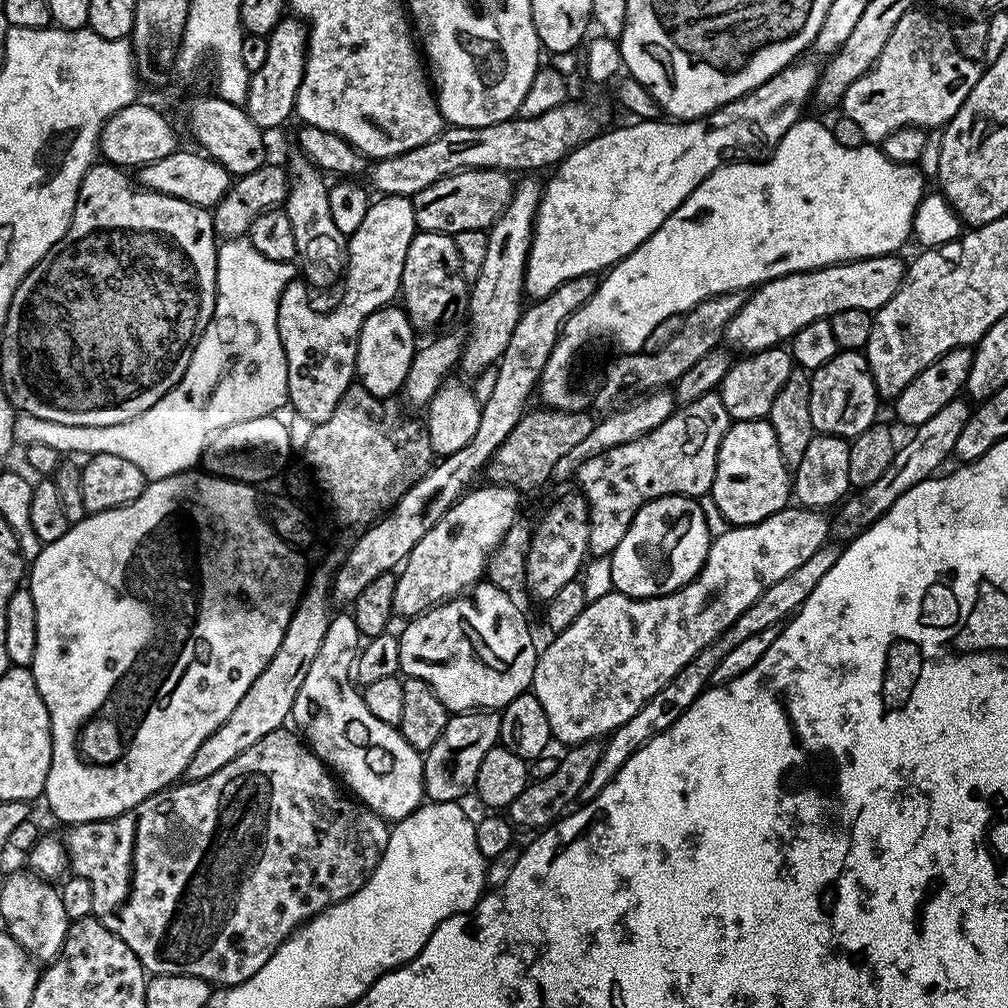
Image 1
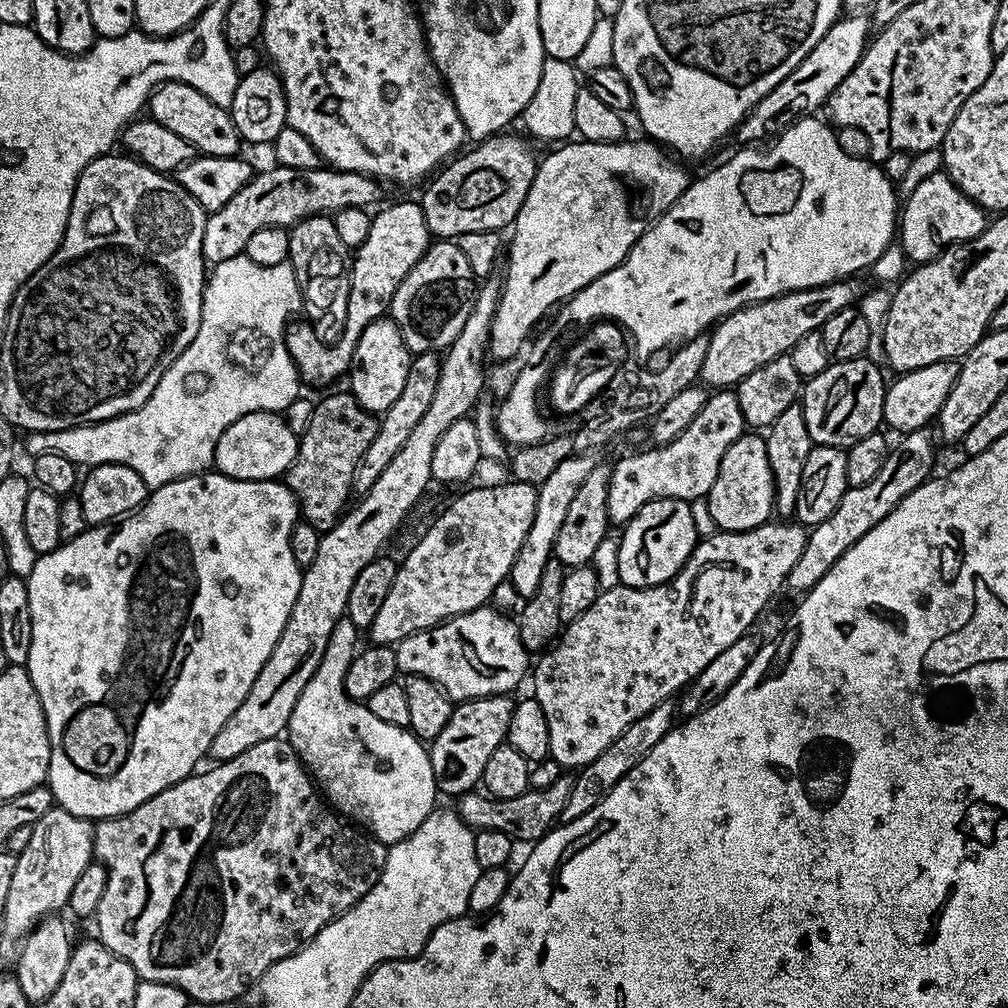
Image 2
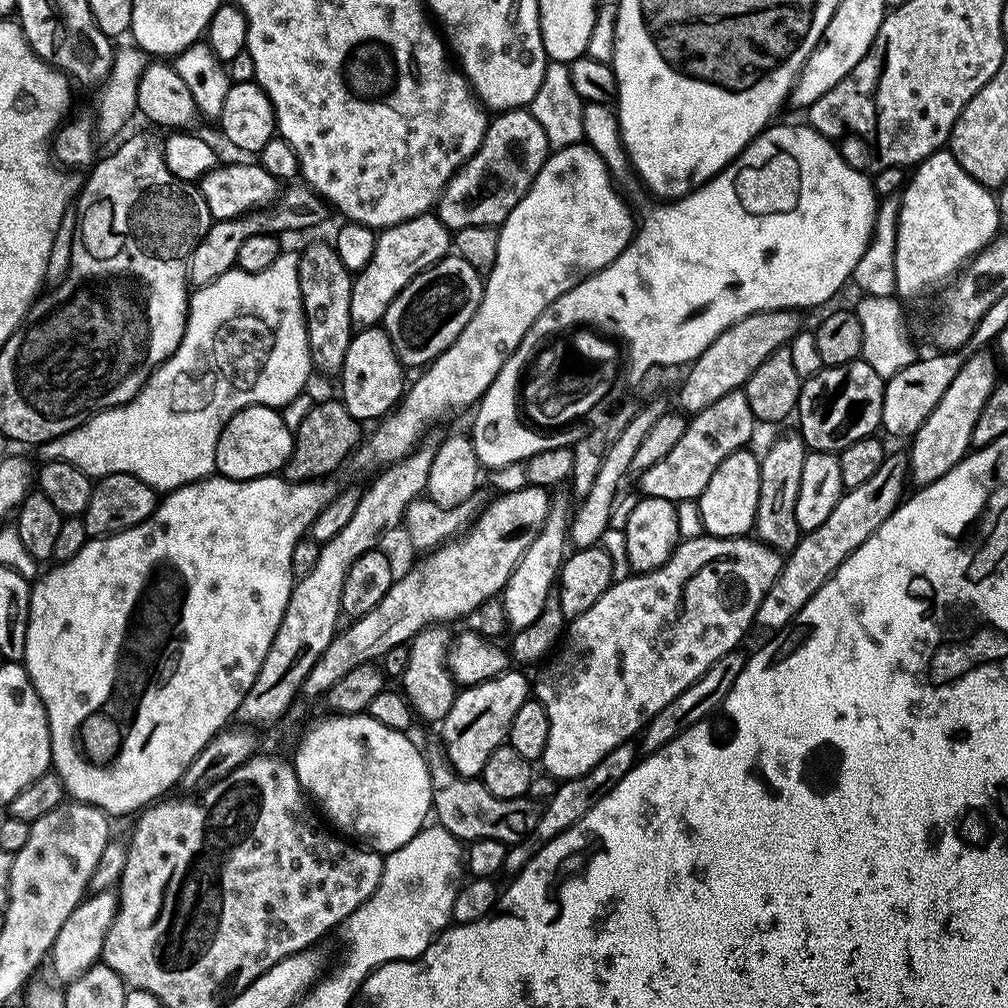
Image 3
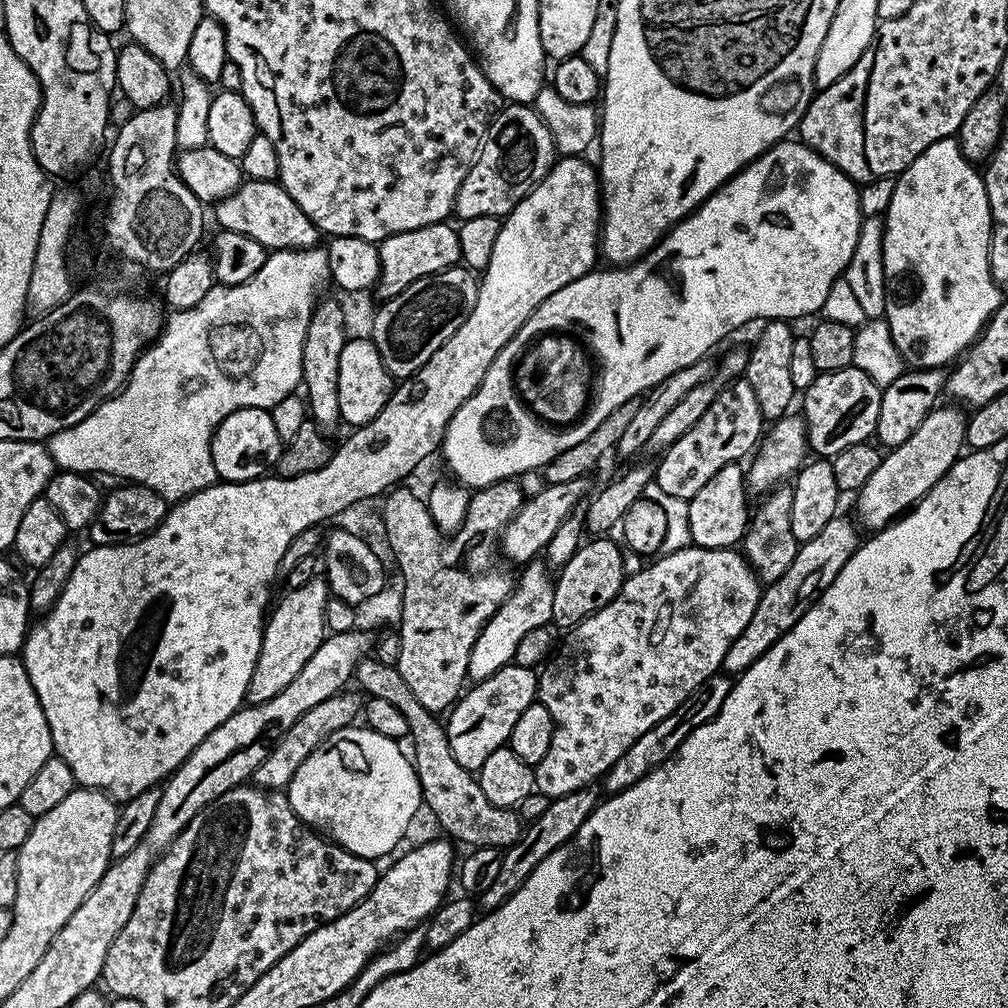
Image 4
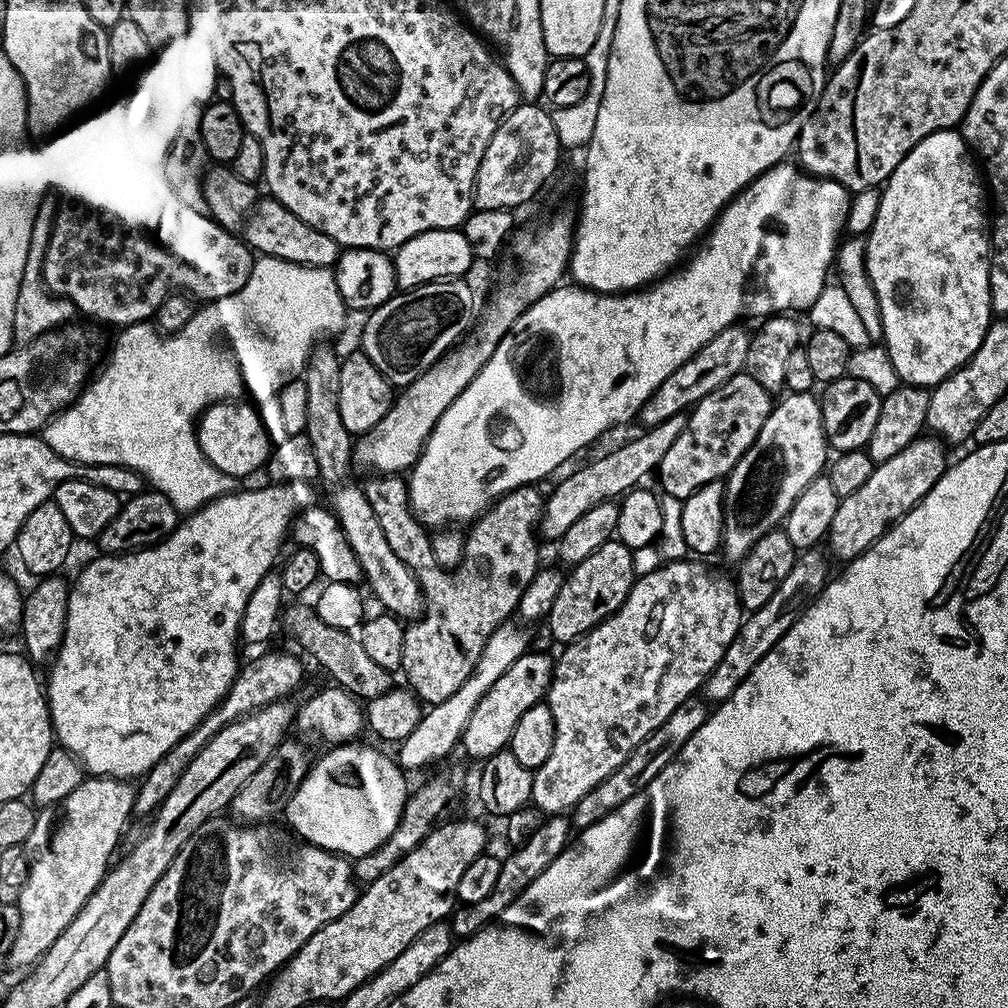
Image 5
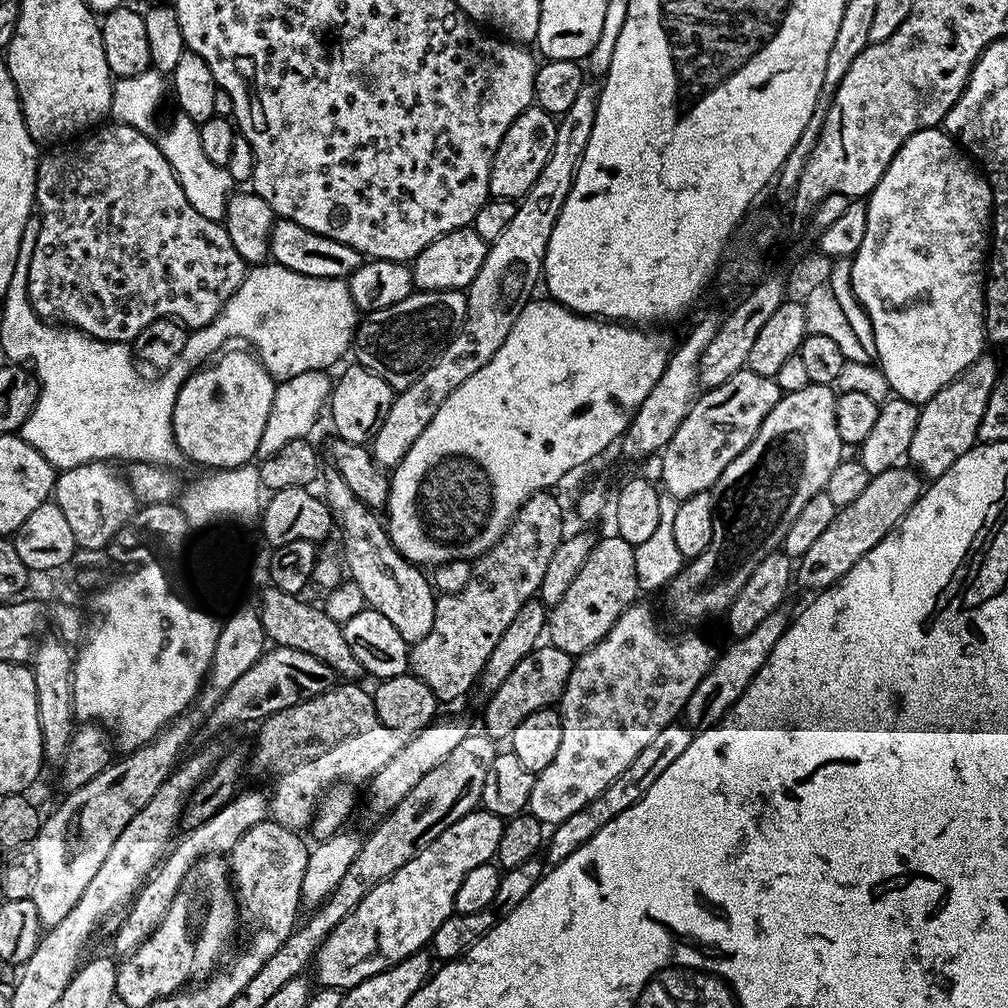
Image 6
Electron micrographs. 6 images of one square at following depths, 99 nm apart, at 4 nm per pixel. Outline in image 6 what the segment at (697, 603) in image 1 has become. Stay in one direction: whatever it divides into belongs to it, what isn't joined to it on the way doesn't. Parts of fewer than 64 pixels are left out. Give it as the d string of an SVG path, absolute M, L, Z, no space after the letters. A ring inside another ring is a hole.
M643 602L631 604L614 622L614 626L590 650L572 661L572 673L558 701L562 722L562 742L558 754L546 770L536 773L534 790L530 790L527 811L546 826L562 823L570 814L582 810L586 802L594 802L598 794L642 754L642 749L654 742L658 730L673 723L683 713L690 694L712 668L714 651L700 636L667 636L656 625L656 616Z

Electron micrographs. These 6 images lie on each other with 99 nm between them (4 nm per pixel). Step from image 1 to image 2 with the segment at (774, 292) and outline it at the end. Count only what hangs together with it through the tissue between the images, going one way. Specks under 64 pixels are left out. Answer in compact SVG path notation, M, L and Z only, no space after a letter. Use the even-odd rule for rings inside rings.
M845 278L806 290L783 292L757 304L745 304L737 312L730 313L711 329L700 380L709 389L728 390L746 378L746 374L754 374L758 366L766 366L766 362L791 353L794 345L806 338L806 334L819 330L826 318L838 314L838 310L853 307L860 300L862 288L856 282Z

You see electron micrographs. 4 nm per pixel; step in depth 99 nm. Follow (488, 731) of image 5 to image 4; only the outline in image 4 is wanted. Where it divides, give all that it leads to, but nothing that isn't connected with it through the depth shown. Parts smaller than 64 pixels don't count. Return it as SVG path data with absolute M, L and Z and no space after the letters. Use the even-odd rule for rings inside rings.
M513 662L480 683L473 683L446 716L446 731L453 758L465 766L471 765L471 760L485 760L493 750L508 741L514 722L518 722L518 714L534 703L537 696L537 673Z

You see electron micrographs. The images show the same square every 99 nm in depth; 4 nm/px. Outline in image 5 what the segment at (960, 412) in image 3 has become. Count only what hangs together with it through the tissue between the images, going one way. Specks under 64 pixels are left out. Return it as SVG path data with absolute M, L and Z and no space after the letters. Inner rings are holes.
M921 434L906 450L898 450L894 458L886 458L886 462L876 465L870 479L859 490L841 499L834 522L830 522L827 551L833 557L836 555L840 562L847 562L871 548L879 536L902 519L931 490L934 482L938 482L950 463L949 457L944 457L943 447L945 445L935 435Z

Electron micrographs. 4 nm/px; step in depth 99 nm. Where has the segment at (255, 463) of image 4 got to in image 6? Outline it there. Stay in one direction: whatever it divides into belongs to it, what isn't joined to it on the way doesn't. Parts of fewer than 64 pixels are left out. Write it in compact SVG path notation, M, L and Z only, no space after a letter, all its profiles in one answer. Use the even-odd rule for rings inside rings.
M228 352L217 355L207 366L201 367L188 377L188 381L181 386L174 406L174 414L172 415L172 429L174 430L174 438L176 444L180 447L181 453L185 457L188 456L196 464L205 464L203 467L208 470L236 470L244 464L248 459L253 459L258 450L258 442L262 438L262 430L266 430L266 418L270 418L270 406L274 402L274 394L276 393L277 381L273 380L272 375L264 368L259 356L248 352Z

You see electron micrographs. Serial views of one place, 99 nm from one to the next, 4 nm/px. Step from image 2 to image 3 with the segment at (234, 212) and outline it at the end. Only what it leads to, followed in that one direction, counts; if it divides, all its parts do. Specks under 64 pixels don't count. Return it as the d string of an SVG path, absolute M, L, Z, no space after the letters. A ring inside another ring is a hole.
M296 186L285 187L288 189L285 192L283 189L267 208L261 208L254 212L245 212L243 216L235 216L229 220L218 220L209 224L206 234L200 239L198 246L194 246L194 250L190 254L186 265L189 285L193 289L204 288L210 282L214 282L214 278L218 278L222 274L229 272L231 268L236 267L238 250L242 246L242 242L246 242L246 238L254 238L254 234L262 234L263 232L271 232L273 234L281 234L280 232L300 232L303 228L312 228L315 224L322 223L327 218L328 212L330 213L330 208L326 201L307 186L299 186L300 188L292 187Z

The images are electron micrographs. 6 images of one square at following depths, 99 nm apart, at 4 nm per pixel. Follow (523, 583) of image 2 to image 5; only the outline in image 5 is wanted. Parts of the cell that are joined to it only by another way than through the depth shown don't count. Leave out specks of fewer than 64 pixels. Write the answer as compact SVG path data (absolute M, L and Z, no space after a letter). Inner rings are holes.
M507 620L494 630L494 634L487 639L486 646L483 647L482 654L479 655L478 662L475 663L474 670L470 677L466 678L462 686L458 688L446 701L431 705L420 717L418 726L414 726L414 731L404 740L399 741L400 758L398 764L404 770L410 768L424 768L427 764L432 764L435 760L440 760L452 747L461 743L466 722L470 720L475 706L482 700L482 694L490 690L494 684L518 660L524 656L531 645L531 633L521 625L515 626L515 621Z

